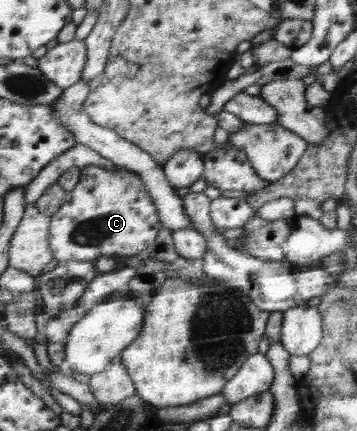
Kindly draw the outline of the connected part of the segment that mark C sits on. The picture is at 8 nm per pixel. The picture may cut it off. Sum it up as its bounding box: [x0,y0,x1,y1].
[50,165,160,261]

